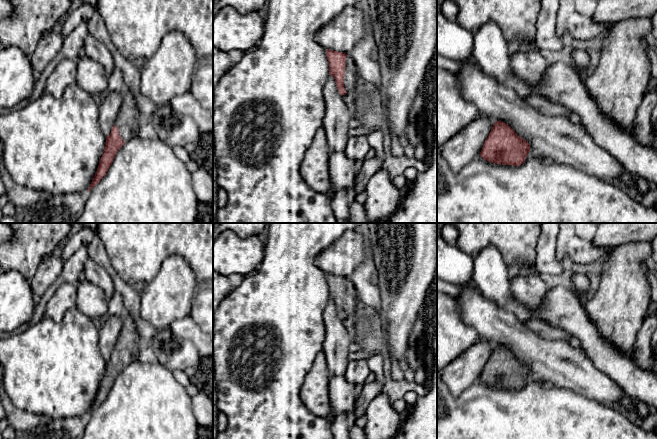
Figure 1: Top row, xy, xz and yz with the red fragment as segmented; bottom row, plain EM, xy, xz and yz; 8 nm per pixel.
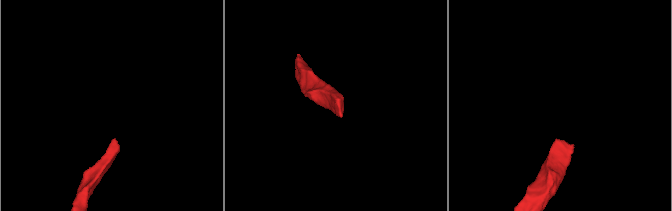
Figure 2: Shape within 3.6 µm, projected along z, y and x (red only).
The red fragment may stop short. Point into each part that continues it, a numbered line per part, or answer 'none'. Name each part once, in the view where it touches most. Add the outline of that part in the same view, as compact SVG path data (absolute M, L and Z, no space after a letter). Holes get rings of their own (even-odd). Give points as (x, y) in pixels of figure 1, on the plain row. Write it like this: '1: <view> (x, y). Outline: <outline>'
1: xz (351, 302). Outline: M347 279L345 287L344 311L348 317L353 315L362 304L358 299L354 284L350 280Z

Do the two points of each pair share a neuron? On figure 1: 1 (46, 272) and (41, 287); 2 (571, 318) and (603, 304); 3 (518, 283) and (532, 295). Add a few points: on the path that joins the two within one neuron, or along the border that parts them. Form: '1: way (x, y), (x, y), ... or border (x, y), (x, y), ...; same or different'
1: way (45, 276), (41, 283); same
2: border (584, 304), (587, 315), (599, 332); different
3: way (521, 286), (529, 292); same

